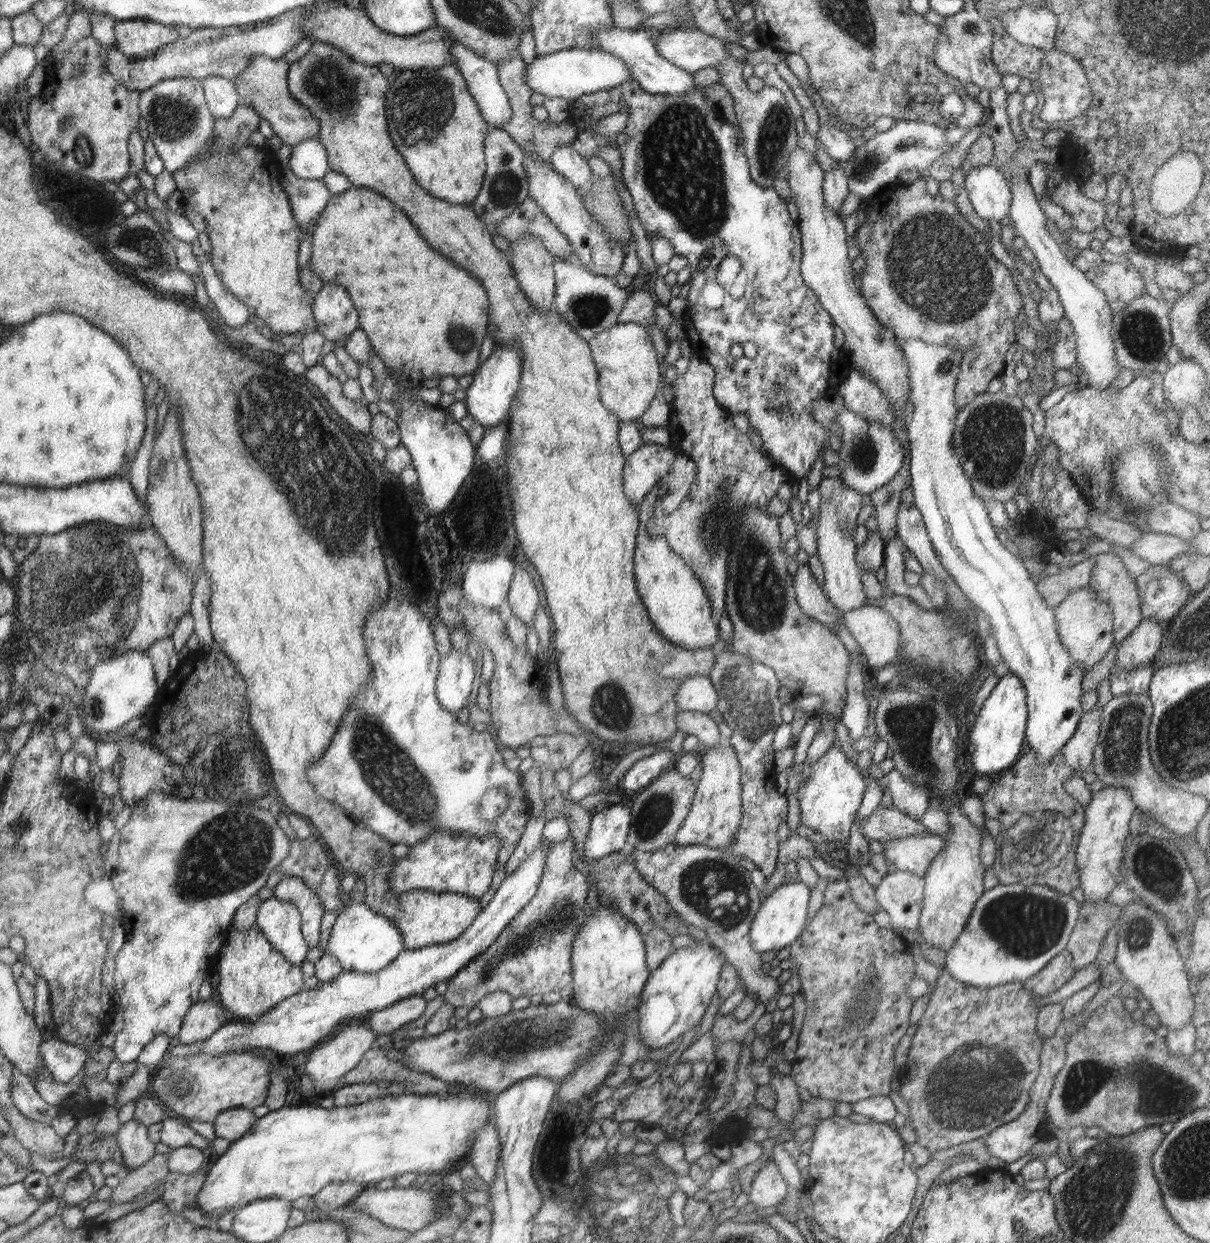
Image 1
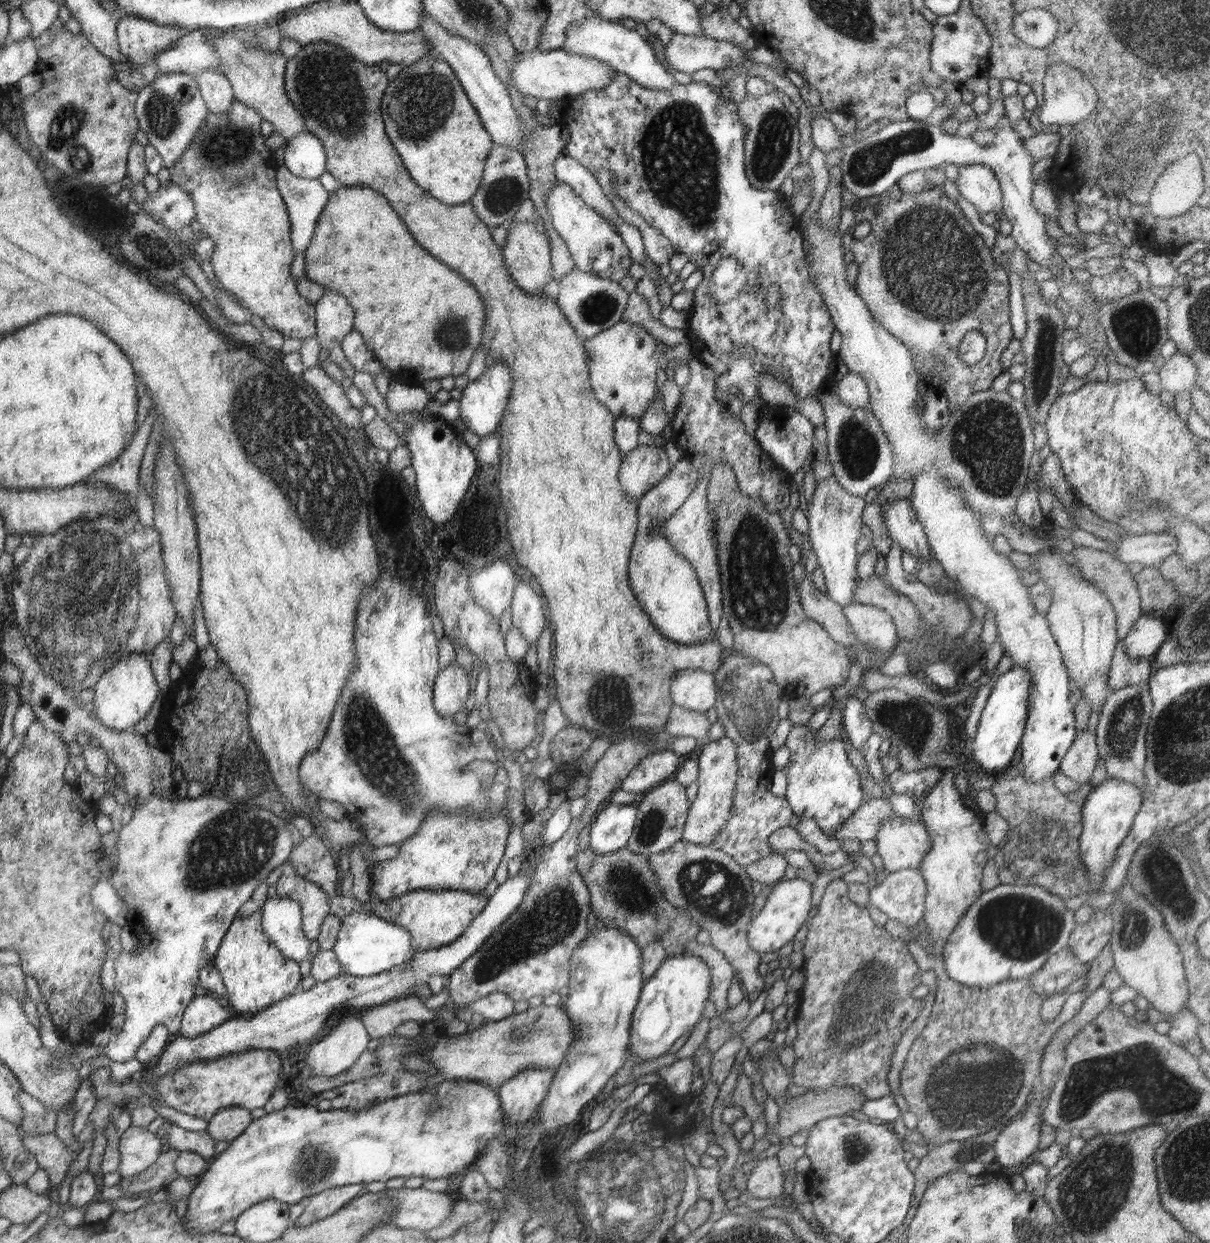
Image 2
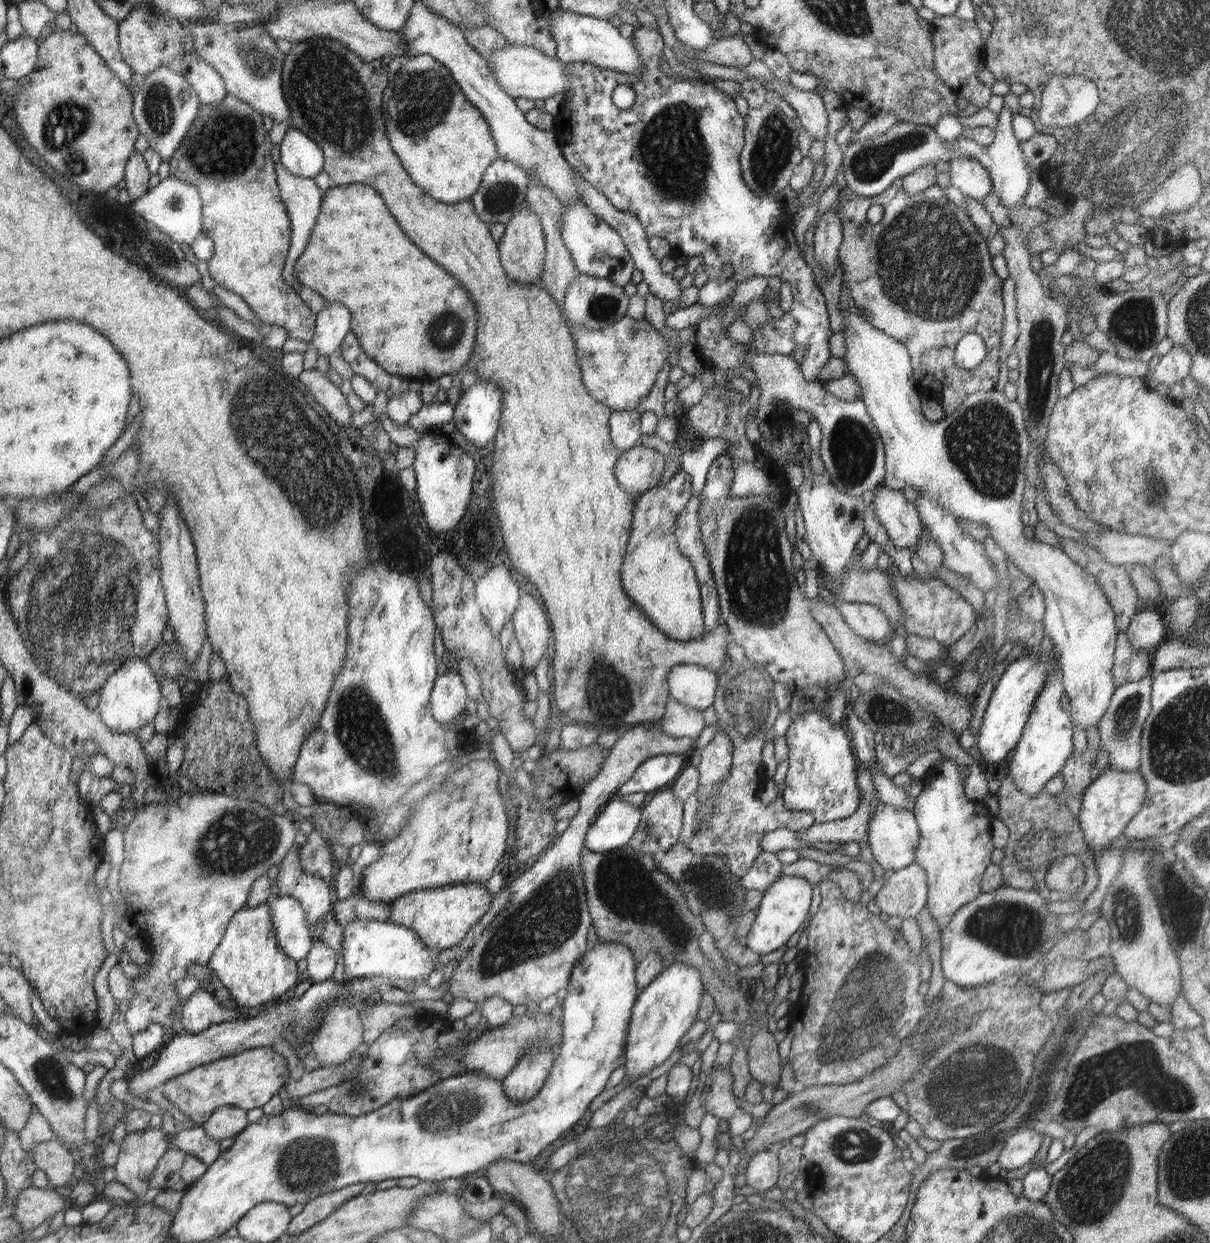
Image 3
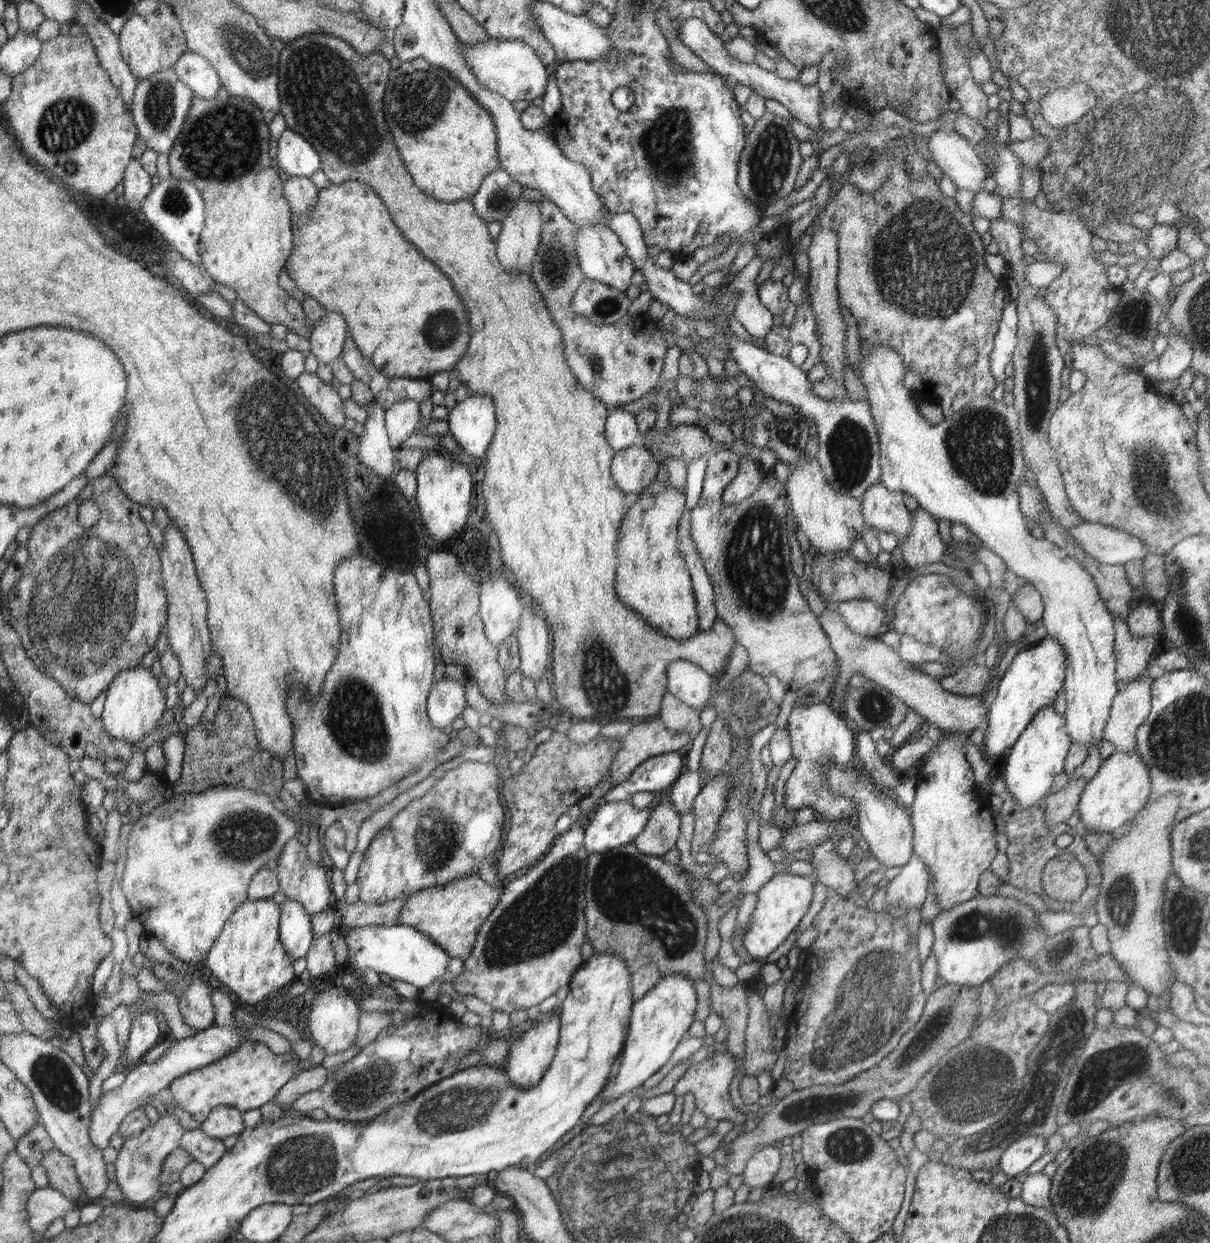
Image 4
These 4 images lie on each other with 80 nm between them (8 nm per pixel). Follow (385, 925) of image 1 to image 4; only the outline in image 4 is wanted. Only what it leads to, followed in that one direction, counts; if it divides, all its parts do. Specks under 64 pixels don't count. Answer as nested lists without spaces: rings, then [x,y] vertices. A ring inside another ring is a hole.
[[[359,926],[345,928],[344,937],[348,945],[348,969],[362,974],[367,968],[377,973],[388,974],[394,980],[404,980],[422,989],[442,978],[448,972],[451,956],[430,937],[418,932],[414,927],[396,926]]]

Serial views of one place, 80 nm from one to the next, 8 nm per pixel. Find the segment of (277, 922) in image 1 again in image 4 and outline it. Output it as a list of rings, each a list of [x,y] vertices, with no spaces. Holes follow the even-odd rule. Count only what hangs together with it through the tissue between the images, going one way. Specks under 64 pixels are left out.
[[[285,900],[279,905],[281,909],[280,935],[290,956],[304,958],[312,948],[314,934],[311,916],[303,905],[297,901]]]

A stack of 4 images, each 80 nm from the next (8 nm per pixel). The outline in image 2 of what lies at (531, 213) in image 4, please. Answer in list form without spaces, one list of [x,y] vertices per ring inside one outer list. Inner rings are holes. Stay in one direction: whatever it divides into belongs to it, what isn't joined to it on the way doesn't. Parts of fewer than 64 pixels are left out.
[[[516,221],[512,223],[502,249],[506,266],[508,266],[510,274],[513,275],[513,279],[517,281],[520,288],[533,295],[544,293],[544,286],[553,280],[551,277],[551,246],[546,234],[537,227],[537,224],[532,221]]]

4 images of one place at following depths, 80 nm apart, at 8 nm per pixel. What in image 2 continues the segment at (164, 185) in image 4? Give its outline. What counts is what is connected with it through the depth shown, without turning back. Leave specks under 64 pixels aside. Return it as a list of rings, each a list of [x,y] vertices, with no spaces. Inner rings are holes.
[[[168,183],[146,198],[146,202],[138,204],[131,200],[128,210],[135,215],[149,216],[152,220],[163,224],[170,232],[178,232],[196,222],[197,208],[193,197],[179,184]]]

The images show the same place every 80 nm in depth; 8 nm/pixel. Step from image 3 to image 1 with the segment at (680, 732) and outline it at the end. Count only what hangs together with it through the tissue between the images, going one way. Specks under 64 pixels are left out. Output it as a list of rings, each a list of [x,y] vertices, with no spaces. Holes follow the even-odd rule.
[[[678,711],[675,723],[682,734],[695,736],[706,749],[723,746],[720,731],[712,717],[706,713]]]

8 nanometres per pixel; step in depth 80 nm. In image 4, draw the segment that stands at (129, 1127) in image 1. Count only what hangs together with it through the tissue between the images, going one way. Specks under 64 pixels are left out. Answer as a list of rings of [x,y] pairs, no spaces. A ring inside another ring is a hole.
[[[174,1114],[160,1115],[158,1122],[152,1122],[150,1127],[138,1137],[126,1139],[124,1145],[120,1147],[117,1160],[113,1163],[116,1169],[116,1184],[120,1186],[124,1195],[124,1205],[138,1207],[149,1200],[156,1200],[156,1194],[161,1185],[161,1175],[164,1172],[165,1160],[173,1151],[181,1146],[185,1130]]]

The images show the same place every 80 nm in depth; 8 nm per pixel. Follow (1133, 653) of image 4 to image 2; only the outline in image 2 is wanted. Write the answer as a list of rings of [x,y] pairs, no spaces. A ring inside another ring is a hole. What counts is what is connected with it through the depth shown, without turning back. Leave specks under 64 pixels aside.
[[[1120,641],[1116,646],[1112,663],[1110,664],[1108,686],[1110,694],[1116,690],[1122,690],[1126,686],[1140,686],[1150,680],[1155,667],[1153,661],[1149,659],[1138,658],[1132,660],[1126,654],[1126,646]]]

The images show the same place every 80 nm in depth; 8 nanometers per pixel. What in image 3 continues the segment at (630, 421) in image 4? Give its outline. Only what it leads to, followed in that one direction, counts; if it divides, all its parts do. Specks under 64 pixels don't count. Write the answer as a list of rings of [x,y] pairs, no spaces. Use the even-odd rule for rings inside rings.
[[[612,411],[608,428],[614,446],[621,452],[640,444],[640,415],[636,411]]]

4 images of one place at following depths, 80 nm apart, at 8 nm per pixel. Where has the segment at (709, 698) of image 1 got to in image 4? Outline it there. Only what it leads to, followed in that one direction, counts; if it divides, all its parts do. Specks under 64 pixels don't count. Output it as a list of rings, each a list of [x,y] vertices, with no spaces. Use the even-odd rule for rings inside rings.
[[[676,660],[670,662],[666,672],[666,691],[672,694],[676,699],[680,700],[689,707],[704,708],[707,705],[710,695],[715,693],[718,676],[710,675],[702,670],[698,665],[692,664],[684,660]]]

